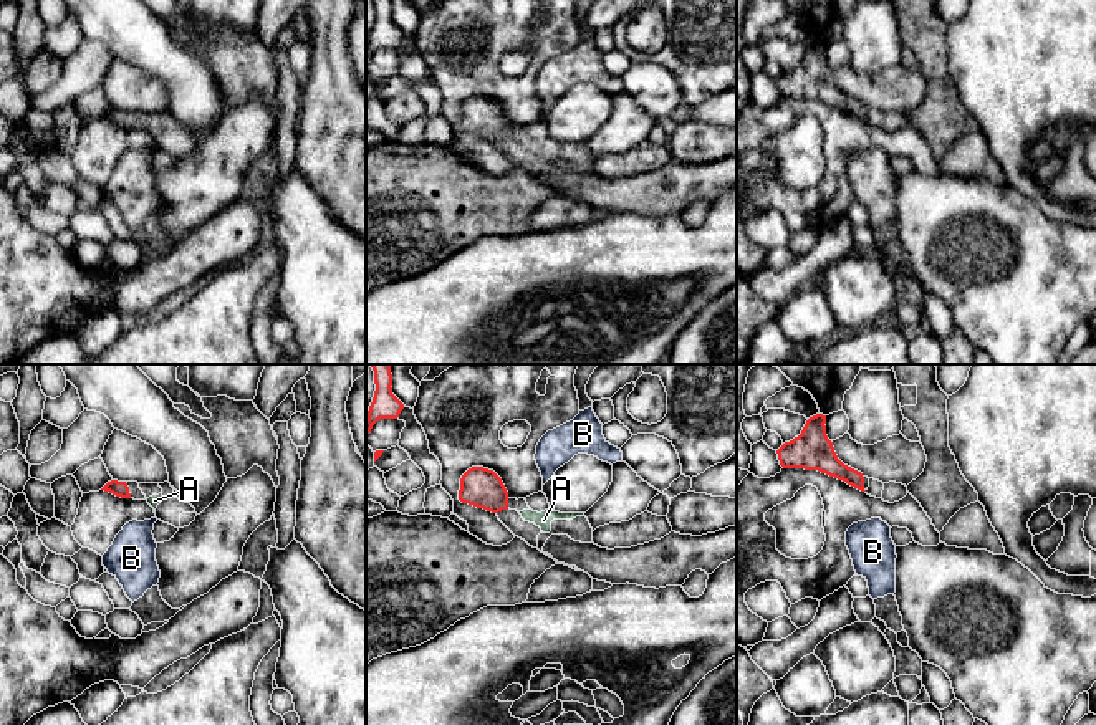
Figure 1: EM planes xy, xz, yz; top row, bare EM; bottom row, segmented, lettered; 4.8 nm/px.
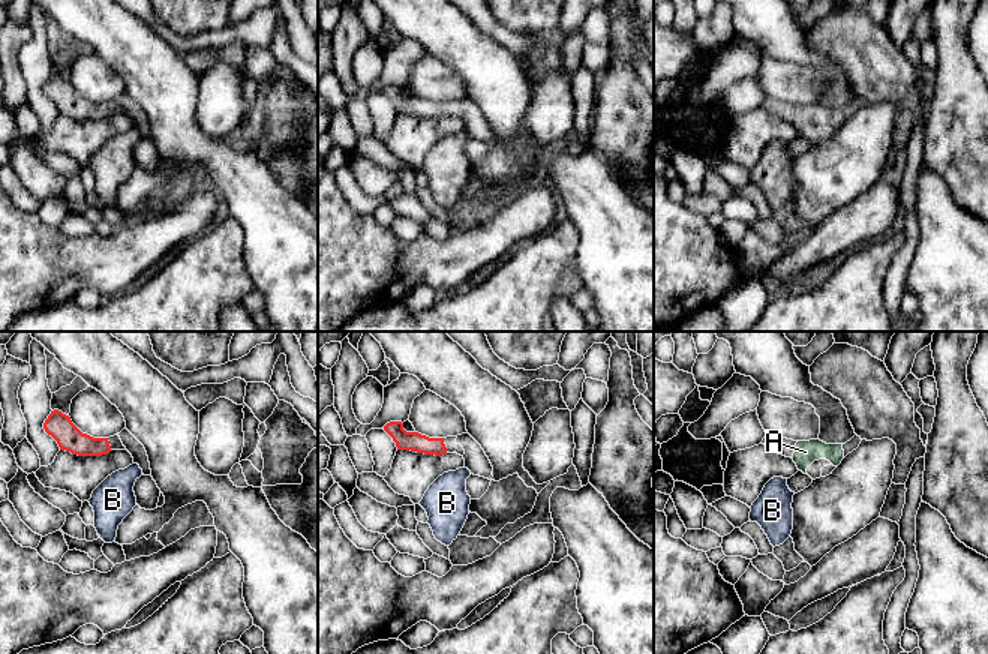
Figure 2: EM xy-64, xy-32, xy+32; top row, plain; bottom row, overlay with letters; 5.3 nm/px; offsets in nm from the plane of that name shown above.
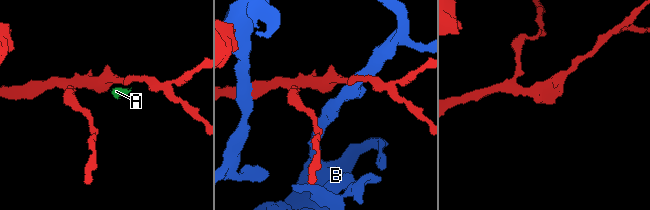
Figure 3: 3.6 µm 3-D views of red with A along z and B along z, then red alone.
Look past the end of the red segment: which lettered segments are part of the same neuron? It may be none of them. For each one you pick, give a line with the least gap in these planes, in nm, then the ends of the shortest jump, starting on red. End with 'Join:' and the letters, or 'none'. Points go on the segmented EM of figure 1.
A: 60 nm apart; from red across xz (507, 507), (519, 512)
Join: A

